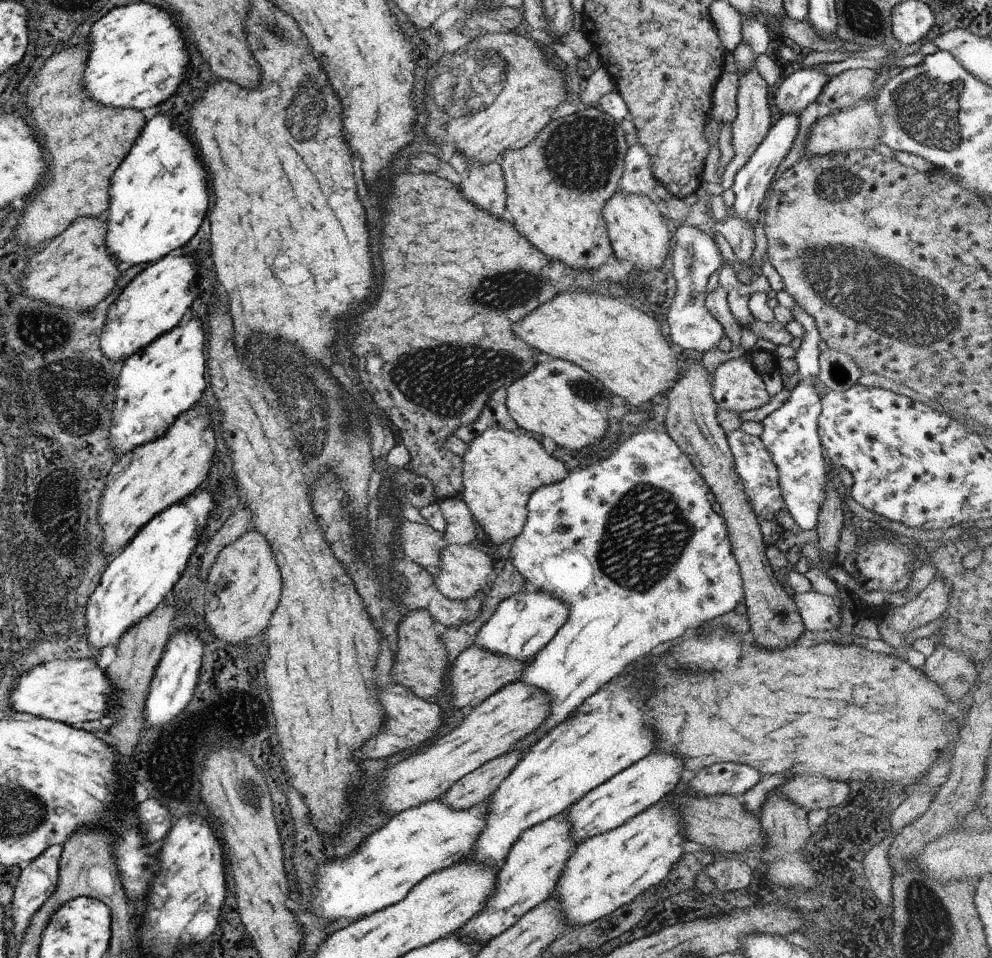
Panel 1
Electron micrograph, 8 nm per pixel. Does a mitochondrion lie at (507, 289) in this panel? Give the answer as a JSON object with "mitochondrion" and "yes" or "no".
{"mitochondrion":"yes"}

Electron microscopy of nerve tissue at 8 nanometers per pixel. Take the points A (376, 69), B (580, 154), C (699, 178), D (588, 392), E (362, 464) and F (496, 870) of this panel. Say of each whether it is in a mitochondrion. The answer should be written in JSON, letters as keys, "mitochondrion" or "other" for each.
{"A":"other","B":"mitochondrion","C":"other","D":"mitochondrion","E":"other","F":"other"}

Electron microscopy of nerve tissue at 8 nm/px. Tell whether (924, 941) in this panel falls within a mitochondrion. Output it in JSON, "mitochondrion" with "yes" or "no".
{"mitochondrion":"yes"}

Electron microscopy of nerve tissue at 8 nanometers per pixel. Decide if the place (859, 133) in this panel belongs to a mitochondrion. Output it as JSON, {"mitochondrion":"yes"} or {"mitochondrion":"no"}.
{"mitochondrion":"yes"}

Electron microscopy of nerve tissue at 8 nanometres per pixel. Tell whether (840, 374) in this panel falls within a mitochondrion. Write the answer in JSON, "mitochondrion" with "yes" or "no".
{"mitochondrion":"yes"}

